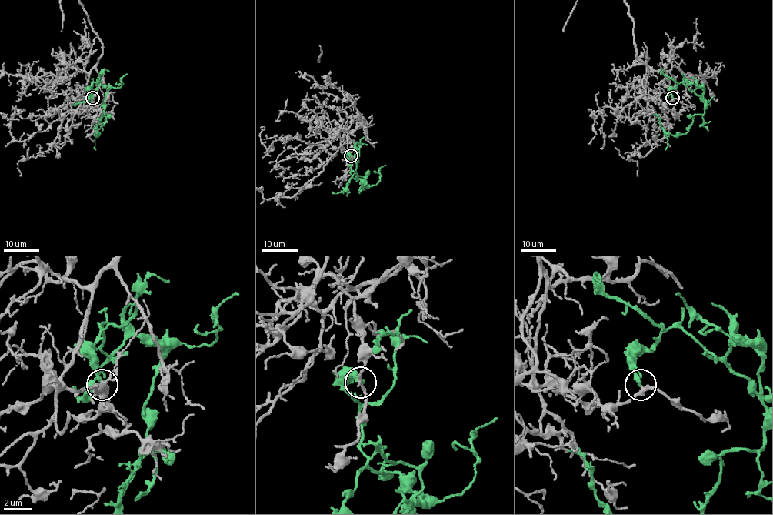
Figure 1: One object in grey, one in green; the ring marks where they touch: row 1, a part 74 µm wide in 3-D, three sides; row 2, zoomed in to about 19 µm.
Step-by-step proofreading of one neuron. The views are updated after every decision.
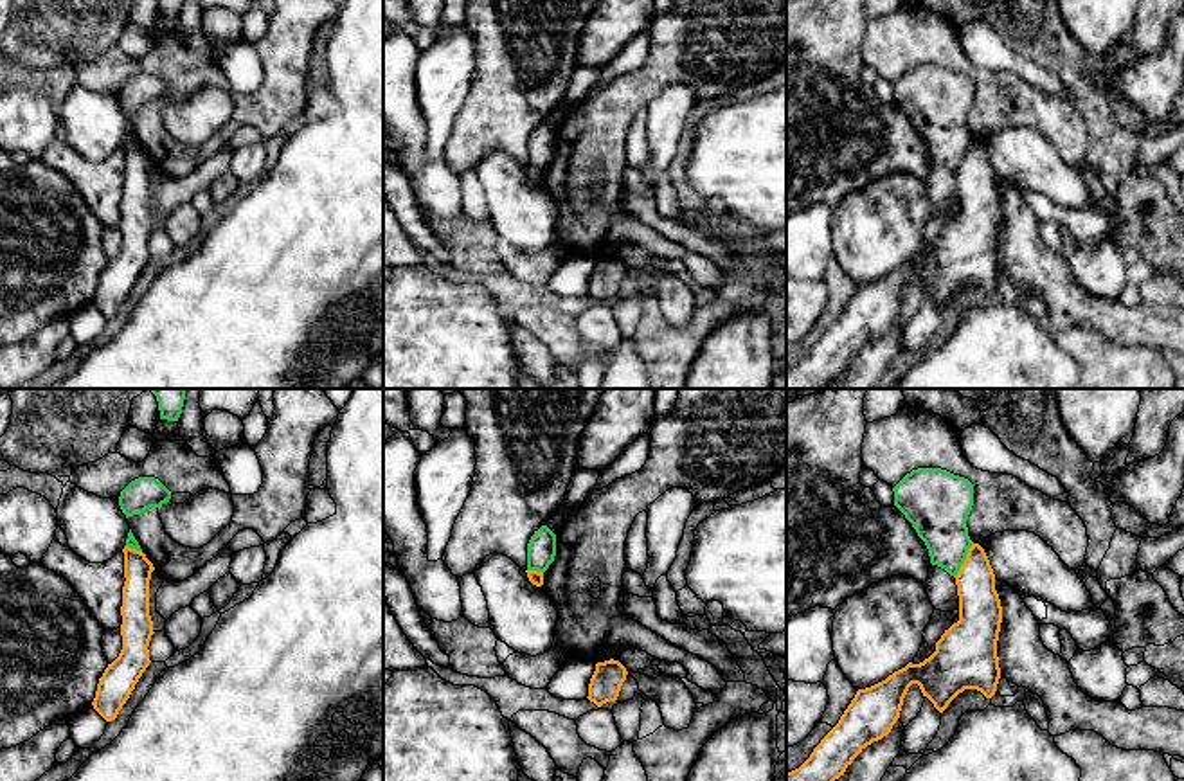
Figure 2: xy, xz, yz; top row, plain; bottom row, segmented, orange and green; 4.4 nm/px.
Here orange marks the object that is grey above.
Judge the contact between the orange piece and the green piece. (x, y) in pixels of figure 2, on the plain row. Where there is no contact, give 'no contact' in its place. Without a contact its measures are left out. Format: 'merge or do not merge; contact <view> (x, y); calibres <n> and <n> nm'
do not merge; contact yz (965, 157); calibres 190 and 260 nm

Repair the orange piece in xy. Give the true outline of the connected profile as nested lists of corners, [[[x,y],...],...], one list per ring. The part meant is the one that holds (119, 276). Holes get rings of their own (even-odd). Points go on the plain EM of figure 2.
[[[124,144],[124,184],[122,184],[122,247],[108,261],[99,275],[94,306],[106,317],[117,315],[119,308],[130,295],[135,281],[149,263],[149,238],[153,218],[149,212],[149,176],[155,167],[144,149]]]

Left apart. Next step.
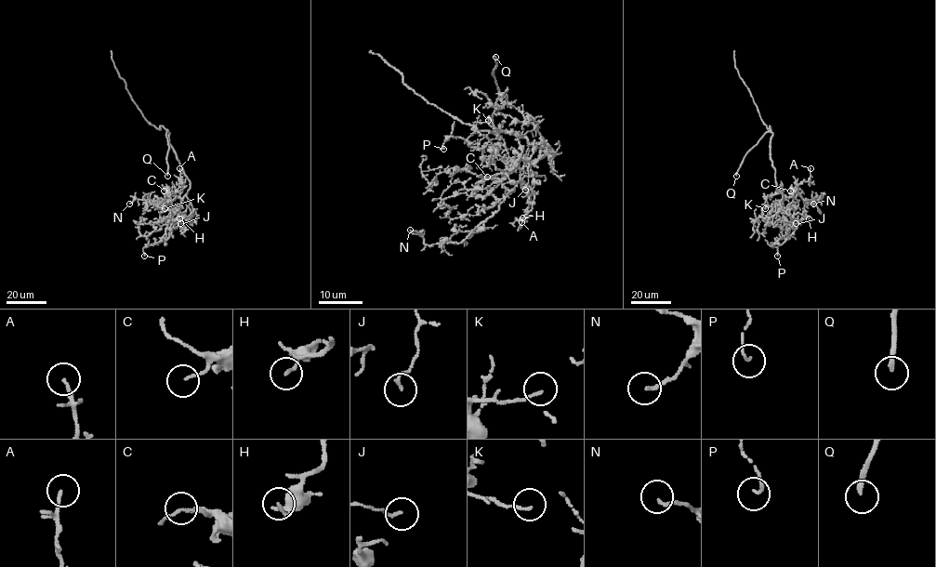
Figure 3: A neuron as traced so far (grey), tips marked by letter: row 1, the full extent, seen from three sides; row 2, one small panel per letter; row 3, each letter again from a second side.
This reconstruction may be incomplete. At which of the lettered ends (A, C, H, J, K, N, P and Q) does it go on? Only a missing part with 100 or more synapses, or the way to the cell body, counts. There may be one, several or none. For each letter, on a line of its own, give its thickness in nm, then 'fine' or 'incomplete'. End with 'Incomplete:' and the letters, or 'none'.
A: 130 nm | fine
C: 100 nm | fine
H: 140 nm | fine
J: 130 nm | fine
K: 110 nm | fine
N: 140 nm | fine
P: 120 nm | fine
Q: 200 nm | incomplete
Incomplete: Q

